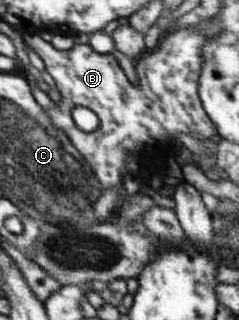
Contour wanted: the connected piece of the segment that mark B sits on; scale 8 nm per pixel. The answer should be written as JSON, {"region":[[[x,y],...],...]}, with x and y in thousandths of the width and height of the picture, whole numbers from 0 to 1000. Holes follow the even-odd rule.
{"region":[[[816,84],[703,100],[669,119],[644,156],[590,169],[556,191],[577,241],[573,272],[527,247],[469,166],[414,169],[368,138],[314,138],[297,156],[234,156],[205,131],[176,125],[159,103],[96,103],[100,134],[188,194],[188,219],[255,294],[255,316],[188,350],[377,513],[431,600],[439,591],[494,594],[481,647],[502,650],[531,613],[510,556],[548,544],[527,531],[561,522],[565,509],[586,513],[586,538],[565,544],[577,559],[661,544],[690,575],[695,497],[703,484],[741,481],[745,419],[795,419],[841,441],[912,434],[900,391],[845,334],[828,297],[824,250],[841,234],[841,200],[854,197],[841,147],[862,113],[824,100]],[[314,331],[356,331],[397,350],[414,369],[402,406],[360,416],[314,391],[297,366],[297,344]],[[690,456],[707,456],[711,475],[678,466]]]}

